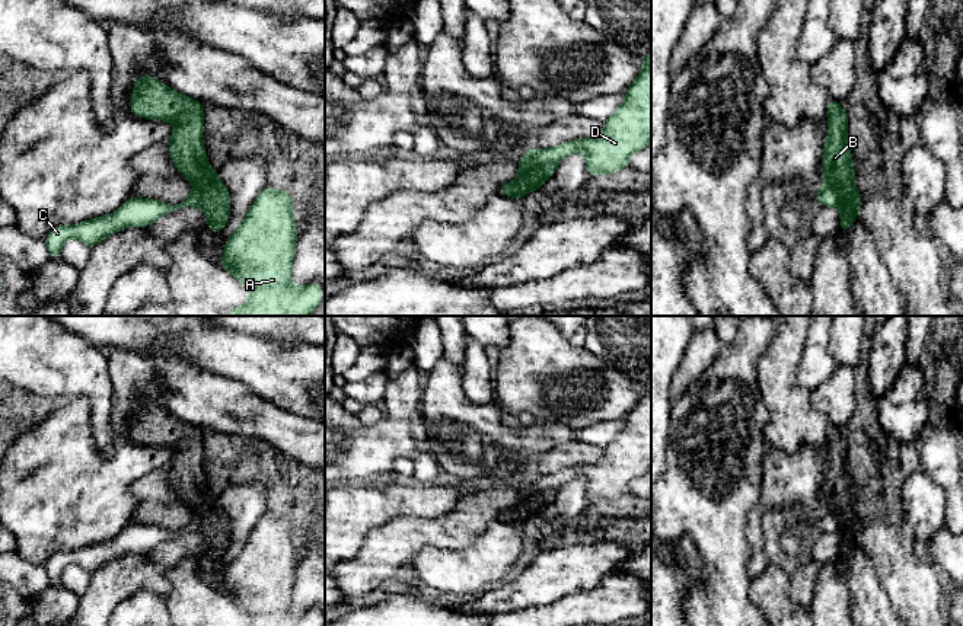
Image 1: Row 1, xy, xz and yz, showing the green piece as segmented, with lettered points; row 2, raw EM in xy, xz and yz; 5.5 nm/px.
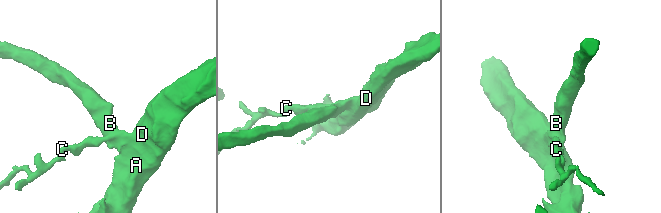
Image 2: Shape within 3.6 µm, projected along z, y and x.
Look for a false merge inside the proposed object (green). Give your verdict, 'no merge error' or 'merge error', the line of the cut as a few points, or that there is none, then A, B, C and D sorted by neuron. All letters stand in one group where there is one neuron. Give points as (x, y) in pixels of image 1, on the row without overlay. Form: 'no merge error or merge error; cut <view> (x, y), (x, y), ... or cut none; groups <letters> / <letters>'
merge error; cut xz (557, 489), (535, 491), (520, 500); groups A C D / B

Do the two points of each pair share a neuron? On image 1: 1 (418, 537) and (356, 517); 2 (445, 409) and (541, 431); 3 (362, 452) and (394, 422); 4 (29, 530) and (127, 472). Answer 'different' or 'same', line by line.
1: different
2: same
3: same
4: same

